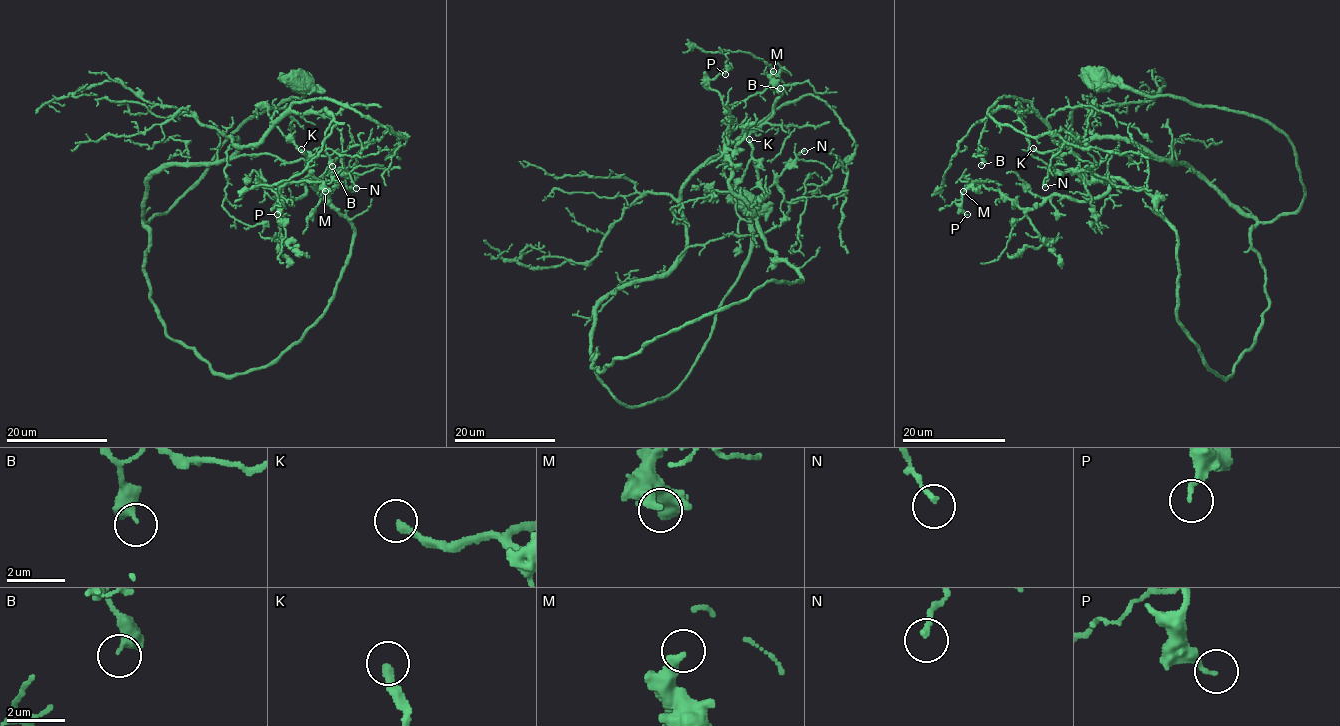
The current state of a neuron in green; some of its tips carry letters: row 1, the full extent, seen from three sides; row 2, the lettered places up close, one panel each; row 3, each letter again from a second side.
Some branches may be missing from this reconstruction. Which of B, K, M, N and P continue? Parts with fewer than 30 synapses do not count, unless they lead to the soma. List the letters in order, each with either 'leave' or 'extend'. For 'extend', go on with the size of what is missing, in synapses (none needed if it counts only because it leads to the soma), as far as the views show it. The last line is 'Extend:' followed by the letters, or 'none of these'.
B: leave
K: extend; 70 synapses
M: leave
N: leave
P: leave
Extend: K

